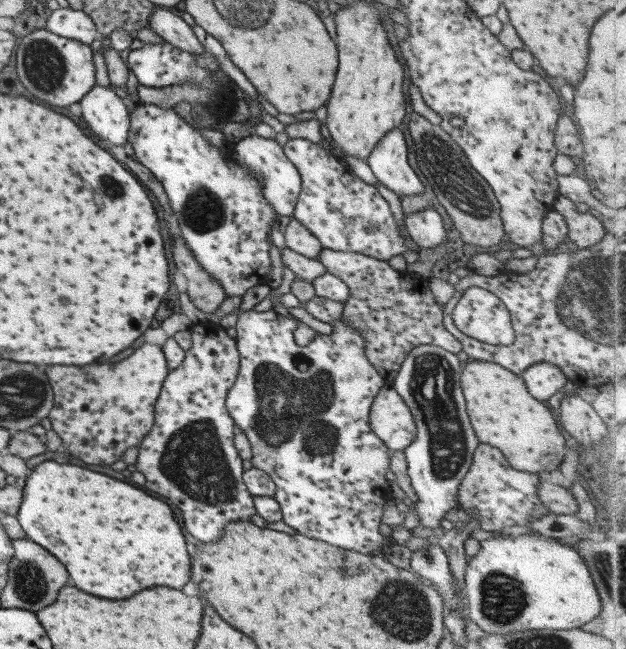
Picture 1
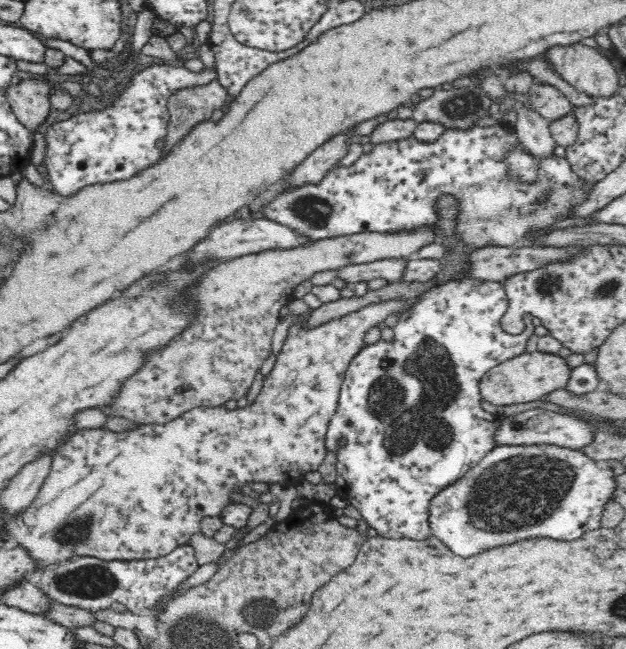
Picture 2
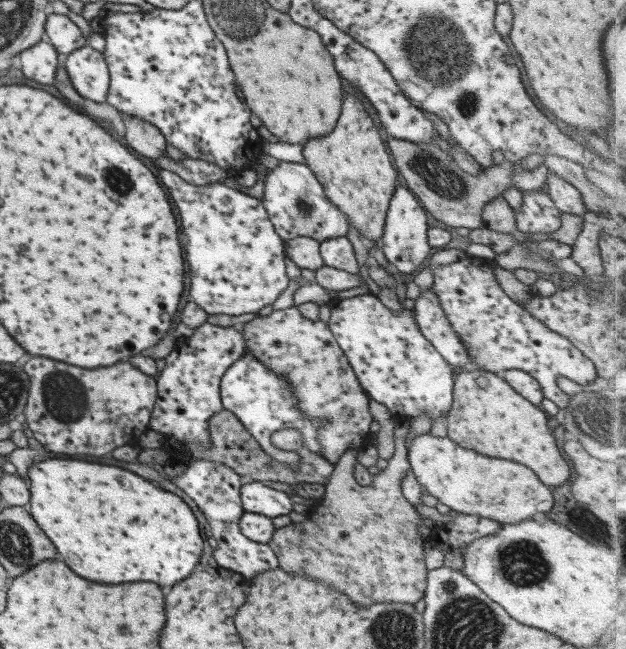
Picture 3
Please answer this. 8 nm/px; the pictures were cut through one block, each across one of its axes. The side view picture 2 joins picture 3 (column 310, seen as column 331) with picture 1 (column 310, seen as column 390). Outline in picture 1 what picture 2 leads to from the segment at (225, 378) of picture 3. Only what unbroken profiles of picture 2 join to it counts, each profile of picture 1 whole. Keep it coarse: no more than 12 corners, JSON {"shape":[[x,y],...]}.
{"shape":[[237,315],[224,407],[301,536],[384,555],[385,382],[331,321]]}

